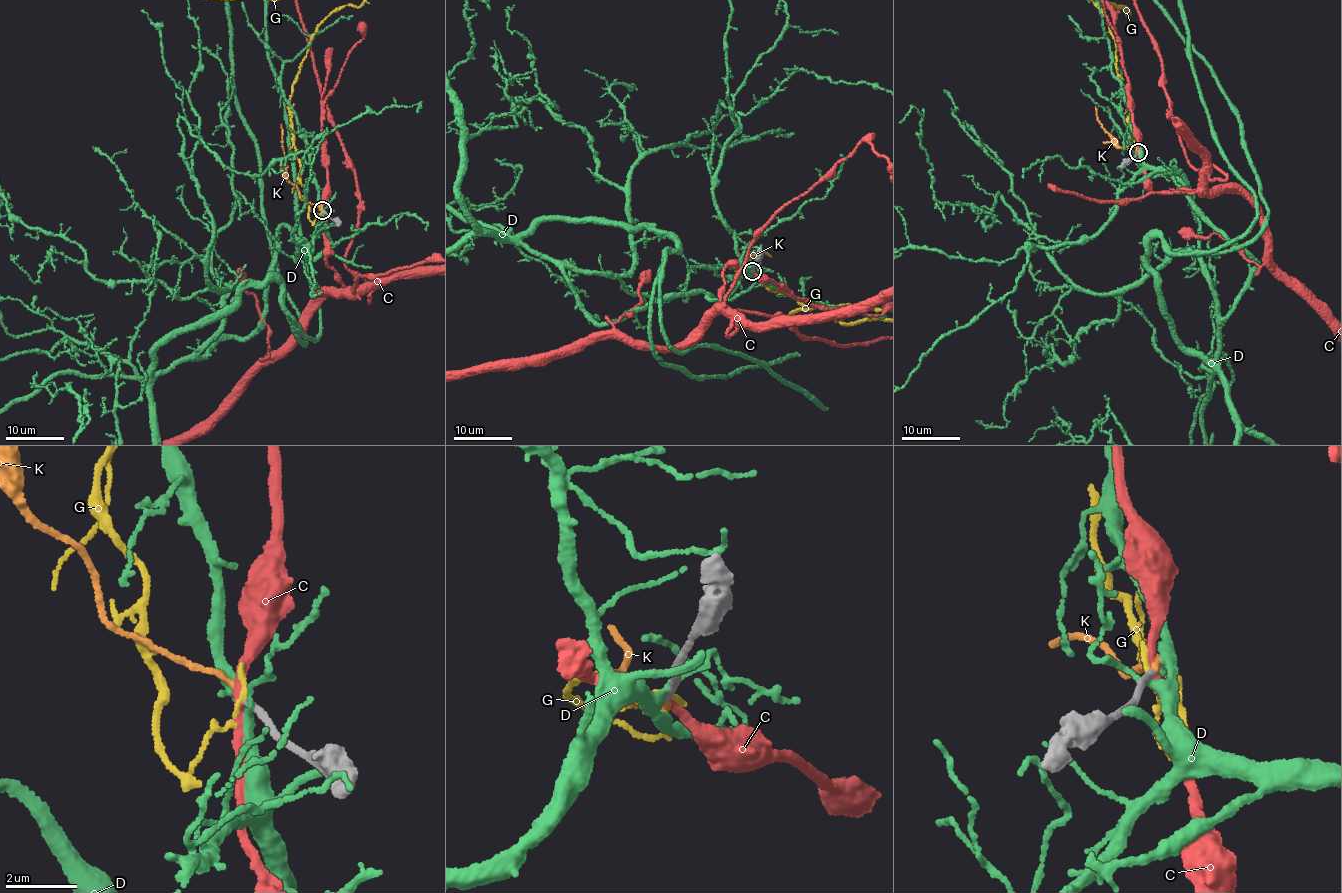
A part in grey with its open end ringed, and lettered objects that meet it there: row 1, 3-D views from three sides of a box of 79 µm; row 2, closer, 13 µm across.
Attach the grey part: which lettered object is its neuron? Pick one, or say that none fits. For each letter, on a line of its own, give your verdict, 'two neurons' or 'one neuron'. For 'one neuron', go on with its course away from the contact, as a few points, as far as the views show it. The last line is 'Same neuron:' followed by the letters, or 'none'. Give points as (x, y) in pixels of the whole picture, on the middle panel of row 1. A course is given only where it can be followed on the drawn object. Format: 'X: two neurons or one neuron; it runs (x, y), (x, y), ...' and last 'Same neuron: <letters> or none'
C: two neurons
D: two neurons
G: two neurons
K: one neuron
Same neuron: K

